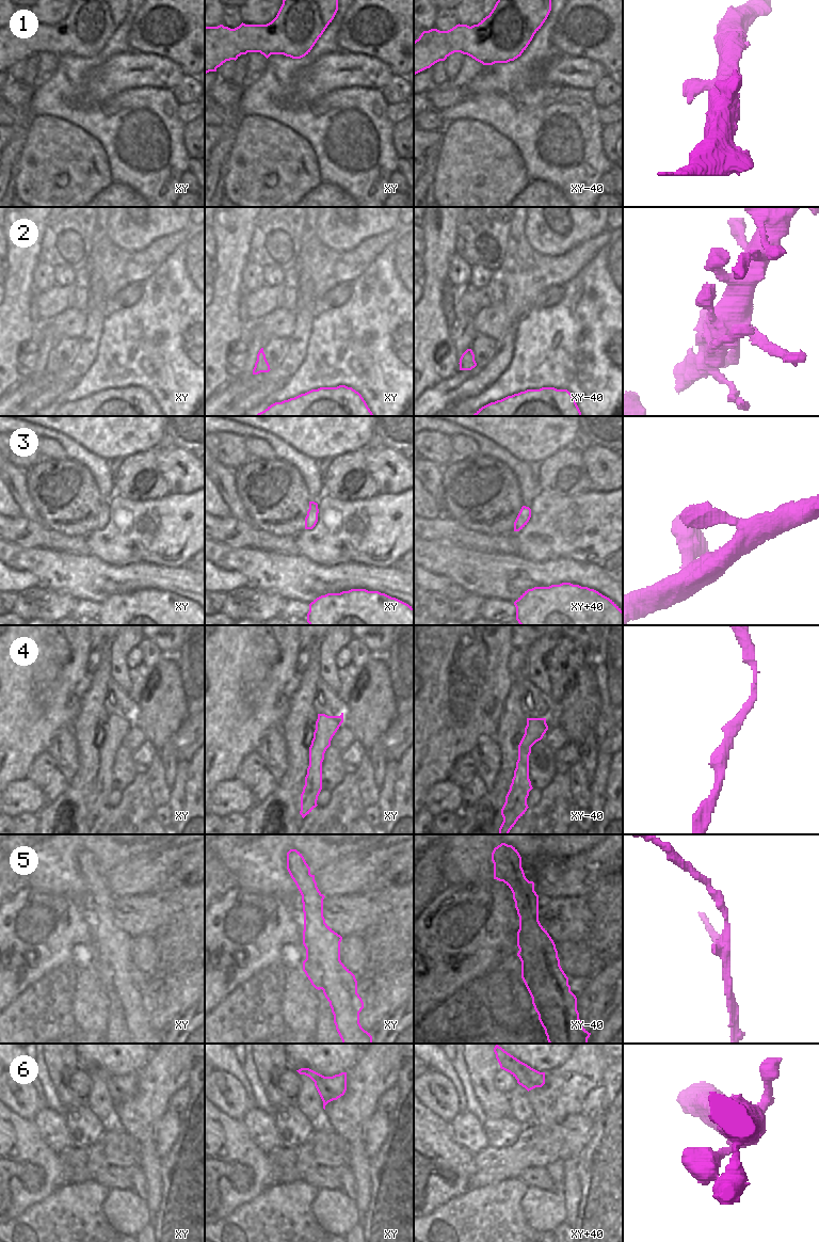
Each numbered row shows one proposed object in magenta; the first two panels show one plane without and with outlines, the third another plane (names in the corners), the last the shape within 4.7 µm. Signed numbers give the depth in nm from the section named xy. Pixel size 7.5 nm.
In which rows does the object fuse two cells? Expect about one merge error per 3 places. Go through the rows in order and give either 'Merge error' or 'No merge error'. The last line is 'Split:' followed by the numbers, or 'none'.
1: No merge error
2: No merge error
3: No merge error
4: No merge error
5: Merge error
6: No merge error
Split: 5.

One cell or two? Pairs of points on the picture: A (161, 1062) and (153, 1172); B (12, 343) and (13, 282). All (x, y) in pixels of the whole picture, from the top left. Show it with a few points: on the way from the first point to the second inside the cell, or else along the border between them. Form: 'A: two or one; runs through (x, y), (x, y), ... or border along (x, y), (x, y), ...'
A: one; runs through (155, 1089), (146, 1107), (147, 1144)
B: one; runs through (12, 328), (13, 297)

